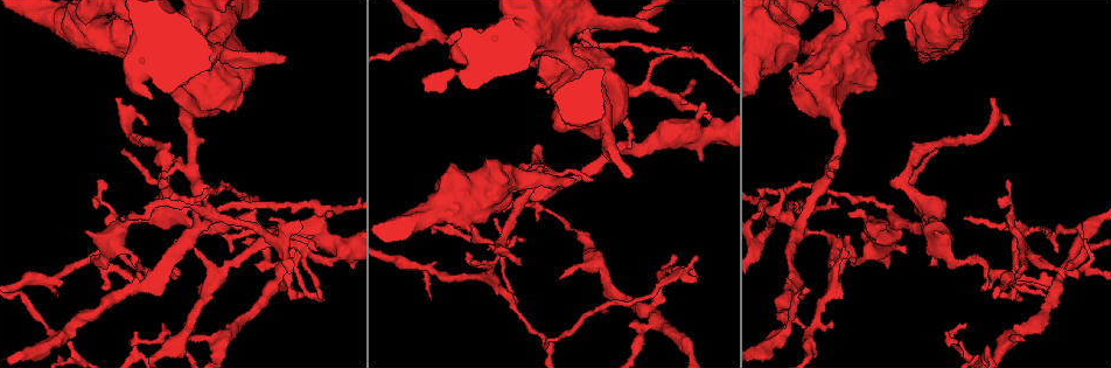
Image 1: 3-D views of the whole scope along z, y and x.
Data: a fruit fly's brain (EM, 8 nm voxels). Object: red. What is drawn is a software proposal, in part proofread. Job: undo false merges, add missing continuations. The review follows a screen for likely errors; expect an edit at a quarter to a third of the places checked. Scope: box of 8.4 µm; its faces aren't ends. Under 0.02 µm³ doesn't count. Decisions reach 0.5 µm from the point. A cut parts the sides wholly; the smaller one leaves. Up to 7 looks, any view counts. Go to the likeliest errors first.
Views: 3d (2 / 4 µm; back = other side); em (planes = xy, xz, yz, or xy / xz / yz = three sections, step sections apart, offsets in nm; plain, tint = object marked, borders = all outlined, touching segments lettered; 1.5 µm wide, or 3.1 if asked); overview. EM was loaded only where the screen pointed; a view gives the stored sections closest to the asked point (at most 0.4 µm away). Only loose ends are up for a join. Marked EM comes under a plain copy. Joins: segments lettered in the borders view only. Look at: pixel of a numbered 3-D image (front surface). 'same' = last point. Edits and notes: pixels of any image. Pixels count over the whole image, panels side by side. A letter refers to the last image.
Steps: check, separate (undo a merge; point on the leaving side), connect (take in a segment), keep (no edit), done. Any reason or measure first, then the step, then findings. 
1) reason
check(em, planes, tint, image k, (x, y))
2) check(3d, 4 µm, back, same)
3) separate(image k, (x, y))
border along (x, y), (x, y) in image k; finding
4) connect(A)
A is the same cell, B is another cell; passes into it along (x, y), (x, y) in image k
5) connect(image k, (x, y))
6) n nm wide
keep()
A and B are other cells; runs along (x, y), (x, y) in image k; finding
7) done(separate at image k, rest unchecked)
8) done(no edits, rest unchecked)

two arms at a narrow angle
check(em, planes, tint, image 1, (648, 307))

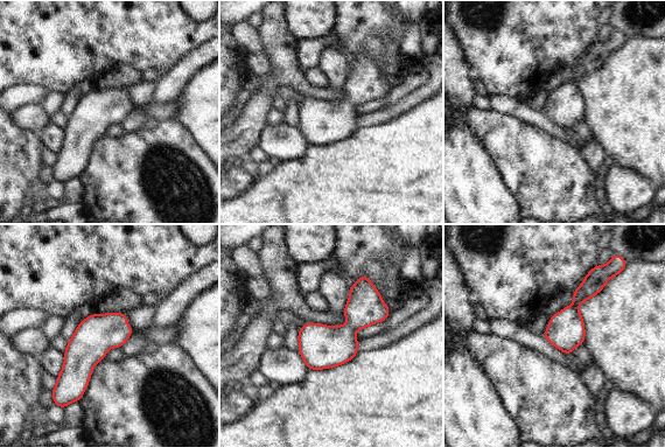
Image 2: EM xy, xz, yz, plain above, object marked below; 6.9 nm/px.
check(em, planes, borders, same)

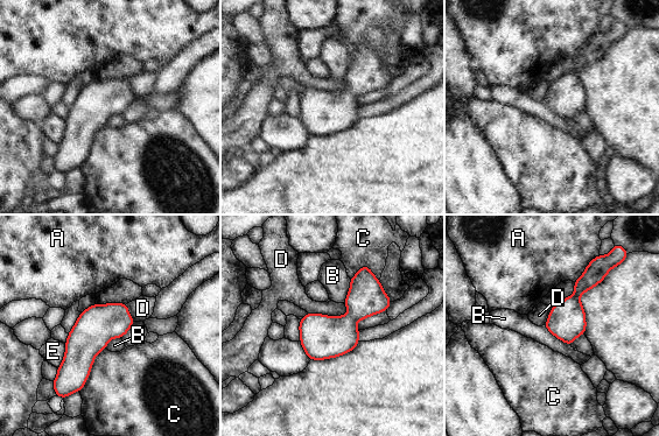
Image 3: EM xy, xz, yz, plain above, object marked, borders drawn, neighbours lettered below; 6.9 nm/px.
260 nm wide
keep()
A, B, C, D and E are other cells; continuous, no second cell

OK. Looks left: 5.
sharp bend
check(em, yz, step 4, tint, image 1, (1084, 266))

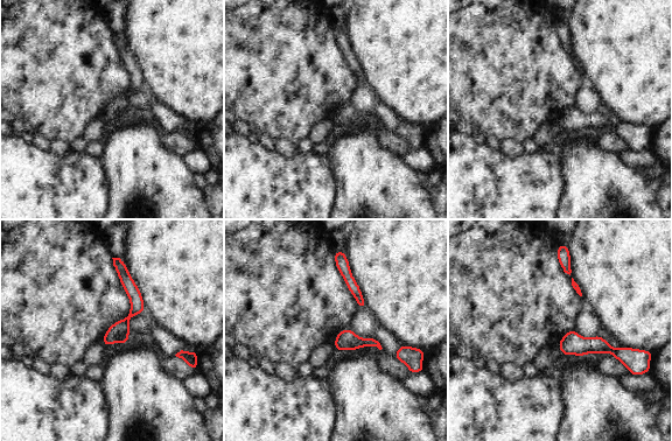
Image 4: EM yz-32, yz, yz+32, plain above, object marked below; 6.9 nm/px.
check(em, planes, borders, same)

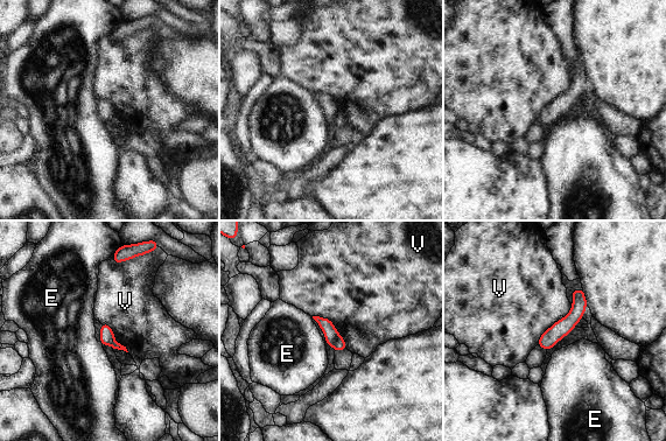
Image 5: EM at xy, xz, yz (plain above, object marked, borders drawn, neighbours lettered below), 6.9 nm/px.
100 nm wide
separate(image 5, (326, 324))
E and V are other cells; two cells meet here

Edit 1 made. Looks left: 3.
done(separate at image 5, rest unchecked)

